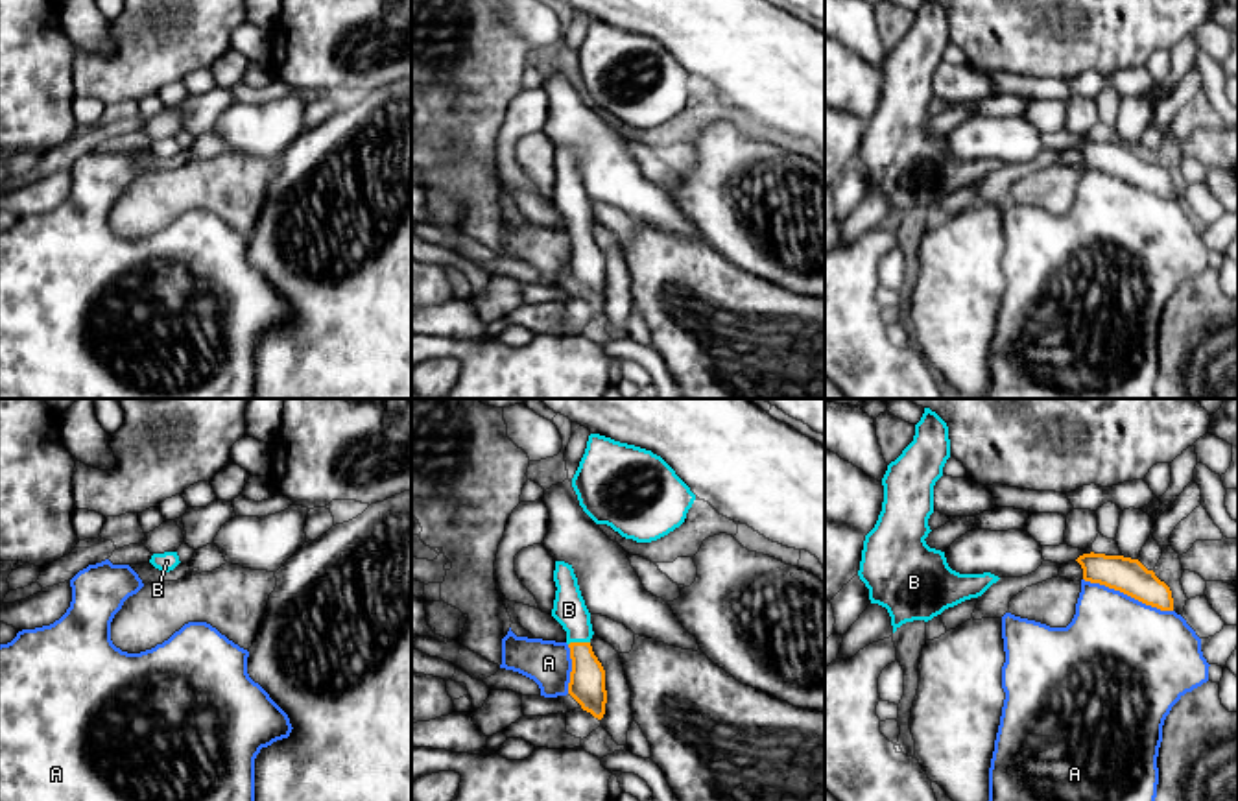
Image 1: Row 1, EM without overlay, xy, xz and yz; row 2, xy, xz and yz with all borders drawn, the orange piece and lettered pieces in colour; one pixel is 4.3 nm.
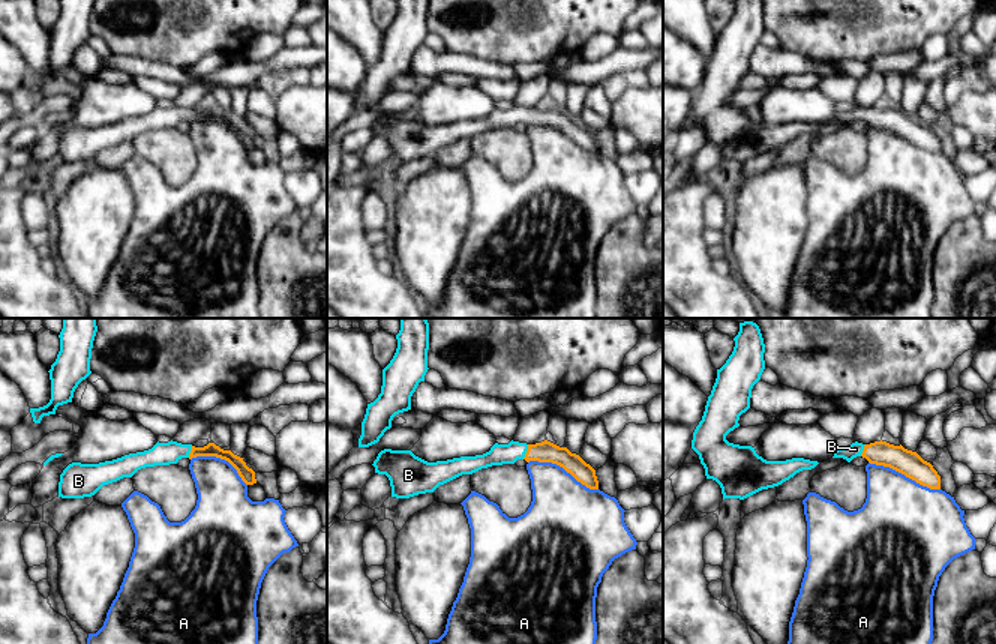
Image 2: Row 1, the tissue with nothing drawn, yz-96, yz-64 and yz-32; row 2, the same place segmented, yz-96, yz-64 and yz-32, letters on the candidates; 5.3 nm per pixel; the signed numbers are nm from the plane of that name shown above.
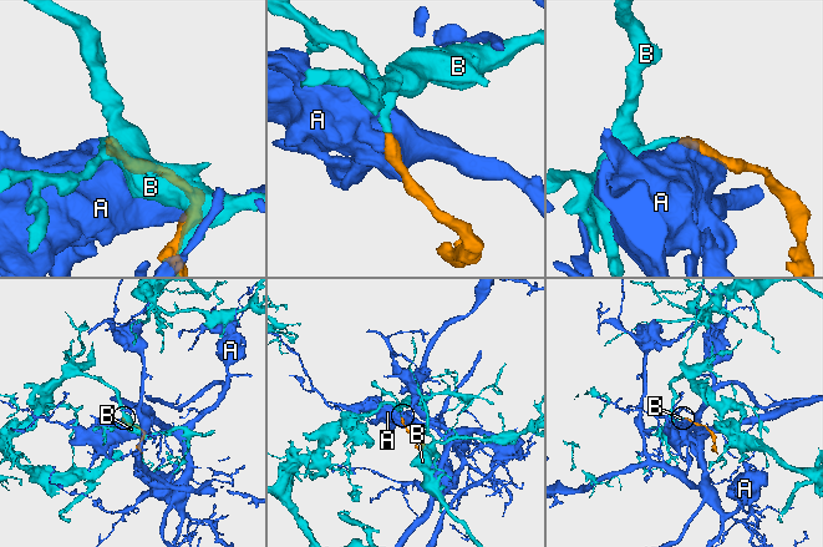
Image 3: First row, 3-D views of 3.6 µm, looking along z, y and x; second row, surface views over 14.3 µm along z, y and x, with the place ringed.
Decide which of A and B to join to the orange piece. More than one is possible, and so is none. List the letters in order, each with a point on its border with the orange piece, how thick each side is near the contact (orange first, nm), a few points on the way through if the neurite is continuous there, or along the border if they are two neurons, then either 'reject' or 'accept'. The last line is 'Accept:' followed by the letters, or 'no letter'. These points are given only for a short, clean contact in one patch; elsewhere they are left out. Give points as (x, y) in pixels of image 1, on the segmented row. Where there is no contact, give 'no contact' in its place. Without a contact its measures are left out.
A: yz (1128, 595) | 160/480 nm | reject
B: xz (578, 643) | 160/140 nm | across xz (587, 680), (578, 643), (578, 624), (569, 609) | accept
Accept: B

